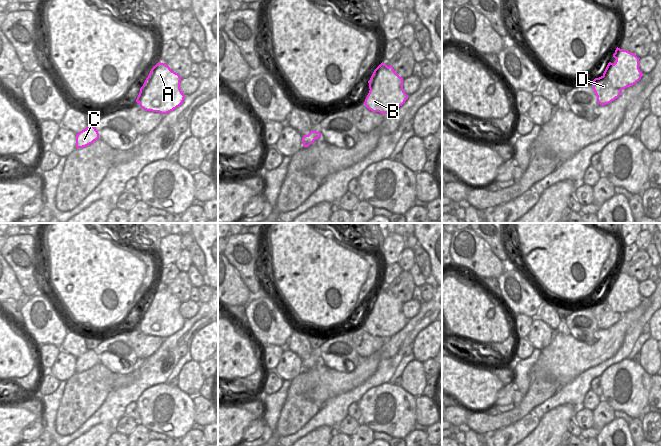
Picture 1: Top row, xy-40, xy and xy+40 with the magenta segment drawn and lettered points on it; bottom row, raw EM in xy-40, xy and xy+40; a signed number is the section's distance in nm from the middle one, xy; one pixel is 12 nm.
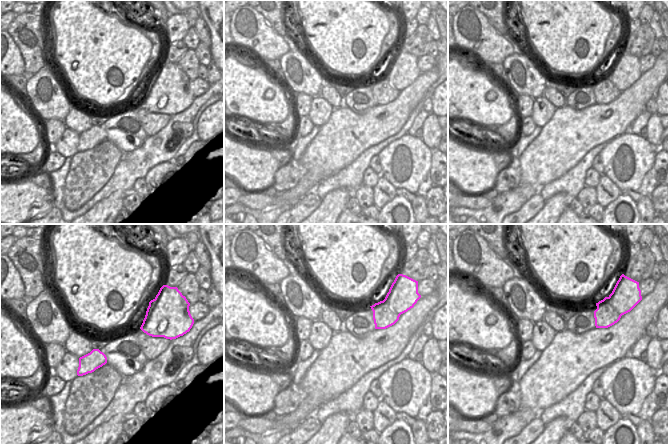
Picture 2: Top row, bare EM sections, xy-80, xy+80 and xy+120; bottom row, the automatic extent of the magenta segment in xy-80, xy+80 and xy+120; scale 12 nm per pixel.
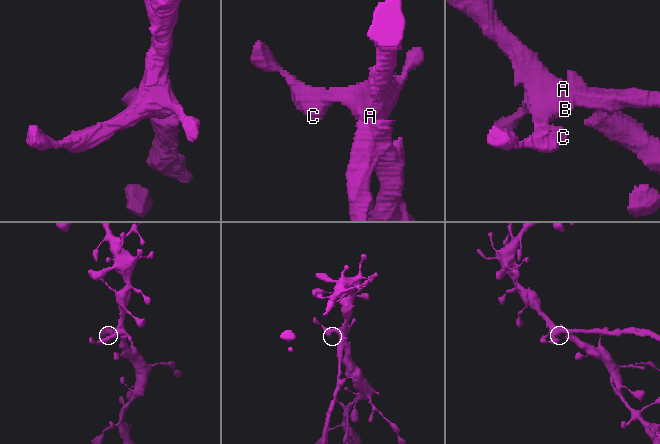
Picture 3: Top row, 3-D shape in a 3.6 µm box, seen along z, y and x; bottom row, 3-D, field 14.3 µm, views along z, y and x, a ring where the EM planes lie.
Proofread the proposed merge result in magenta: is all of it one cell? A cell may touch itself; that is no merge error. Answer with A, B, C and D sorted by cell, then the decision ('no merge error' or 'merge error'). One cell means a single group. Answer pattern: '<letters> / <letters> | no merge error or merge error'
A B C / D | merge error

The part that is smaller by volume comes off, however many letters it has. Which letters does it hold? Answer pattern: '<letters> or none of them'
D

